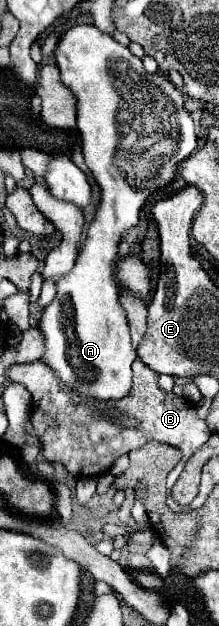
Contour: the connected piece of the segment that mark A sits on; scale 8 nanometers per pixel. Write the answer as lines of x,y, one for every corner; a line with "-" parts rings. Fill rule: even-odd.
76,24
68,28
58,38
54,58
64,84
72,92
76,92
82,154
102,190
102,198
96,218
88,228
88,238
84,248
80,250
74,270
56,282
58,294
54,302
42,310
38,322
46,344
46,354
42,362
48,364
66,386
78,390
86,398
120,400
132,388
130,364
136,360
136,350
130,344
126,314
118,302
118,244
124,238
126,230
138,224
140,208
148,200
148,196
164,188
176,176
178,164
194,152
196,132
194,122
184,108
184,96
172,86
172,82
164,74
148,74
140,58
136,58
126,46
118,44
110,34
100,32
94,24

